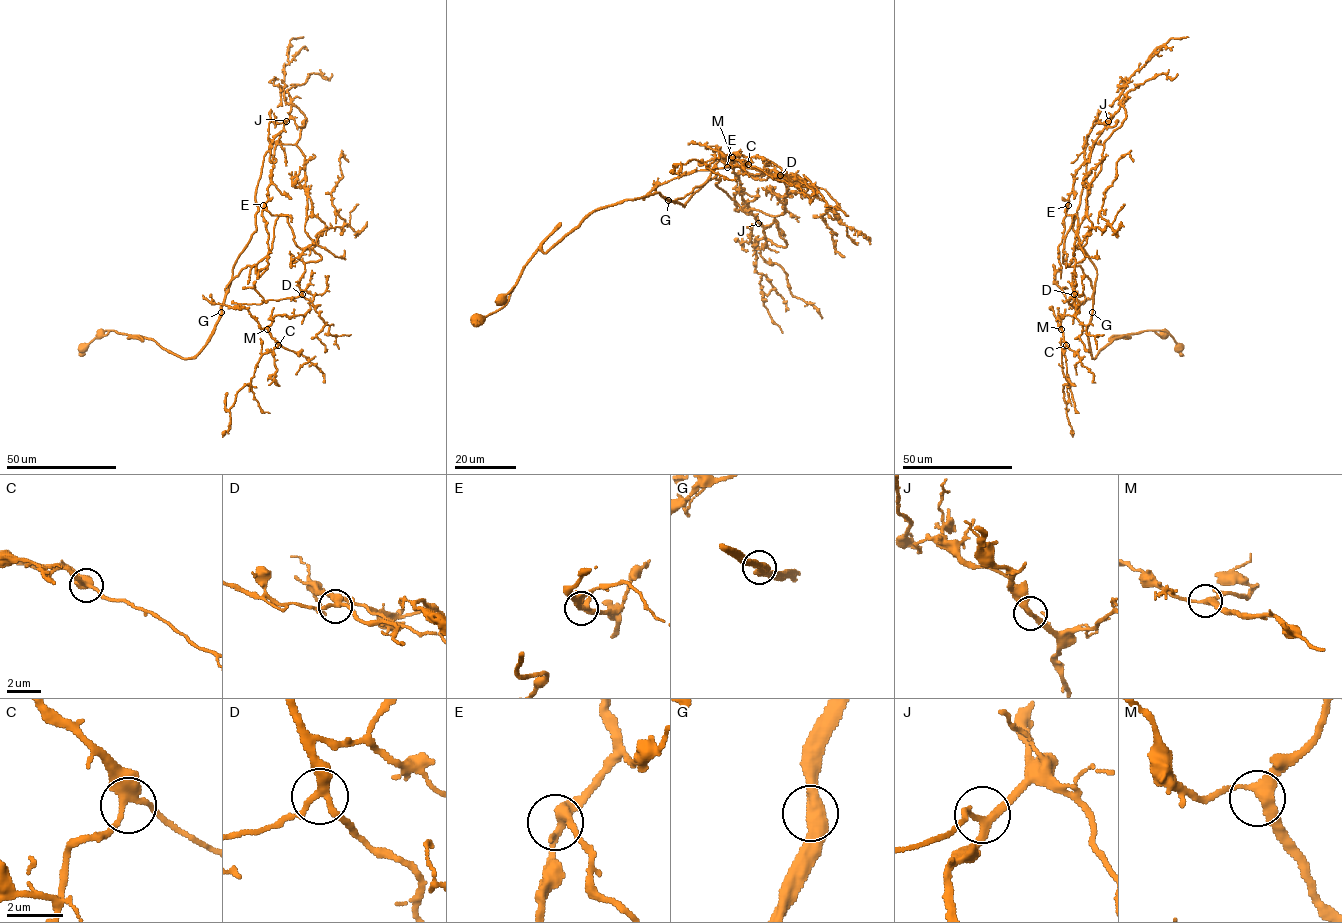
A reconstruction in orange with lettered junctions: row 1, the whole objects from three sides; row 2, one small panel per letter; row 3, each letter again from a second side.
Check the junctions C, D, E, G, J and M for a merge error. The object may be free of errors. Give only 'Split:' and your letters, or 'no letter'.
Split: G

